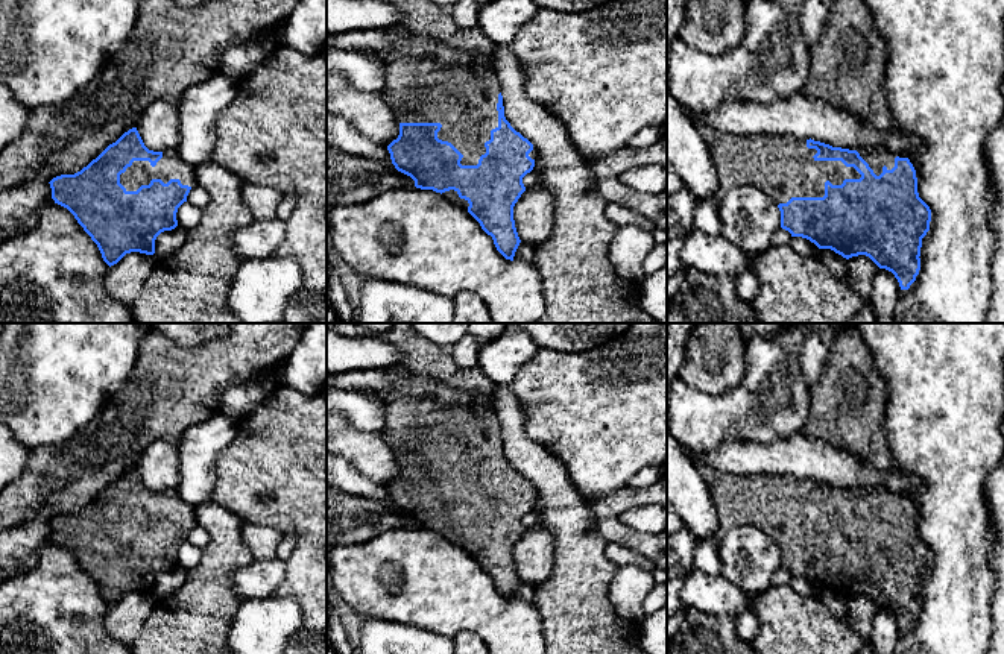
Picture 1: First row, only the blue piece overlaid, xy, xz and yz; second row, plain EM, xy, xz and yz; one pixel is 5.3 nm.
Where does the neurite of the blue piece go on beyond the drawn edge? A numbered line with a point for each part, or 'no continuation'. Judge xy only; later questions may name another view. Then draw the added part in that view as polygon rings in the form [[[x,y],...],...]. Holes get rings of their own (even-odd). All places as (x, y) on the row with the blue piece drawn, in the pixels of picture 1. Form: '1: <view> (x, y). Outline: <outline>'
1: xy (170, 166). Outline: [[[169,149],[155,167],[149,161],[134,161],[125,173],[120,175],[120,184],[126,191],[137,191],[141,185],[149,185],[152,179],[161,179],[167,184],[170,179],[179,179],[182,185],[196,187],[194,168],[187,164],[176,152]]]

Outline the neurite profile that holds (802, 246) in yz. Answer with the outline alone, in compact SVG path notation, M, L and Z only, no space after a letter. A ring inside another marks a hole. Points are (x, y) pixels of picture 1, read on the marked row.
M791 237L790 247L802 256L814 255L819 247L807 238Z

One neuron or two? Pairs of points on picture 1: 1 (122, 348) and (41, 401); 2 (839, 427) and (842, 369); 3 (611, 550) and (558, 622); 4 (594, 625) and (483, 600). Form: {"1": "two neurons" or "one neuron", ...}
{"1": "one neuron", "2": "one neuron", "3": "two neurons", "4": "two neurons"}

